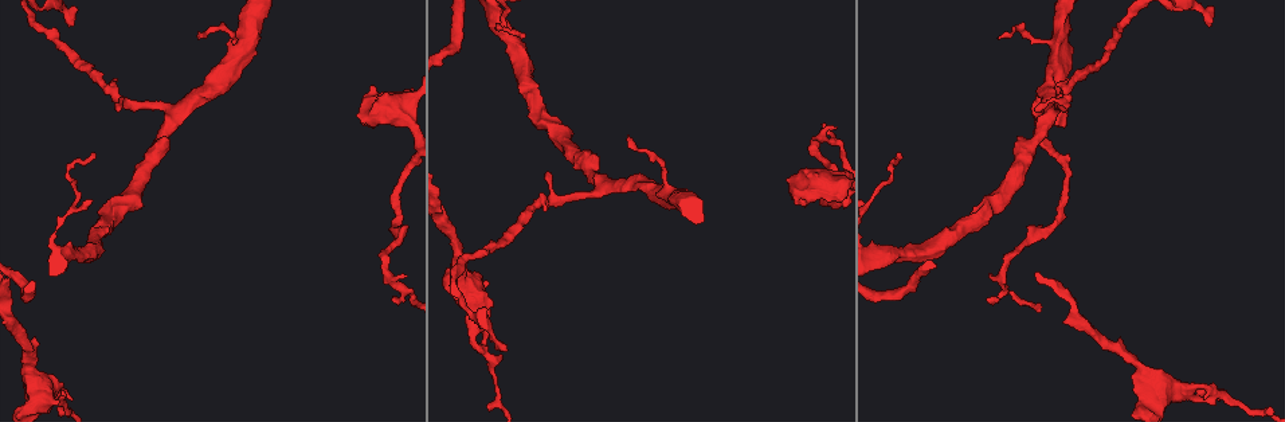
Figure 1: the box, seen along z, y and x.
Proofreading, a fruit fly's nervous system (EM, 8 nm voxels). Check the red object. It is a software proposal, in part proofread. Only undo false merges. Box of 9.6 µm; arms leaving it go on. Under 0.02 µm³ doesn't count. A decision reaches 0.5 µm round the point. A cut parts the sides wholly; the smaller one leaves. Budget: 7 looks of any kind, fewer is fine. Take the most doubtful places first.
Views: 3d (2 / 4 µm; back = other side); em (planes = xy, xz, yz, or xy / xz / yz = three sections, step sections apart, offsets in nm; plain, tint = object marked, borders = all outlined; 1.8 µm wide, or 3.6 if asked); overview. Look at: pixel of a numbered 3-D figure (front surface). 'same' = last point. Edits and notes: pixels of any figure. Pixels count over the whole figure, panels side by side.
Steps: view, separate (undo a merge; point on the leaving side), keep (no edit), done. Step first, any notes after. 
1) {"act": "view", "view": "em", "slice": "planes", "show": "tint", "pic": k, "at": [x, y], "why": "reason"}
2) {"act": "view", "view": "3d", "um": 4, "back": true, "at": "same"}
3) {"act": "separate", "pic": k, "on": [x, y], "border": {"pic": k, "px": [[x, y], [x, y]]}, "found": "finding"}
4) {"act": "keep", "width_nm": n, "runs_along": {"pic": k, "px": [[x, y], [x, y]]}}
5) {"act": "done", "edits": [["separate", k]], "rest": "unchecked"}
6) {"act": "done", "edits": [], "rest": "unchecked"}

{"act": "view", "view": "3d", "um": 2, "pic": 1, "at": [1197, 385], "why": "thick turns thin"}

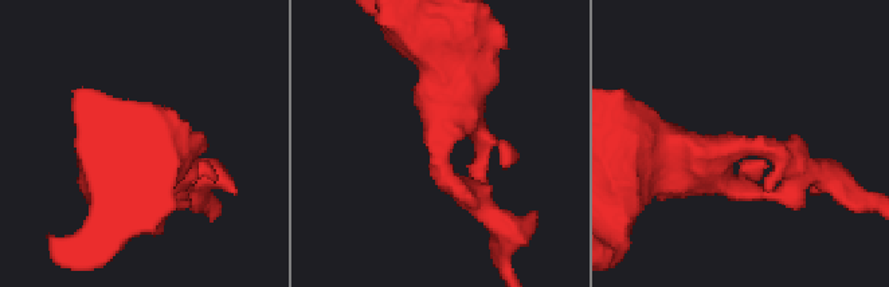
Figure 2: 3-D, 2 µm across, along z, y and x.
{"act": "view", "view": "em", "slice": "yz", "step": 4, "show": "tint", "pic": 2, "at": [438, 147]}

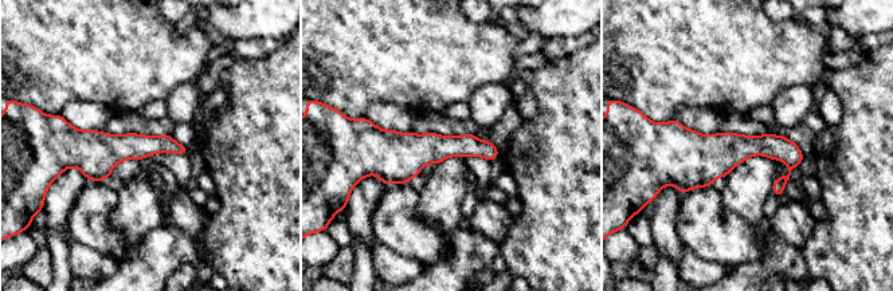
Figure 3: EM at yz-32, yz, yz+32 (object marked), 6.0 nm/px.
{"act": "view", "view": "em", "slice": "planes", "show": "tint", "at": "same"}

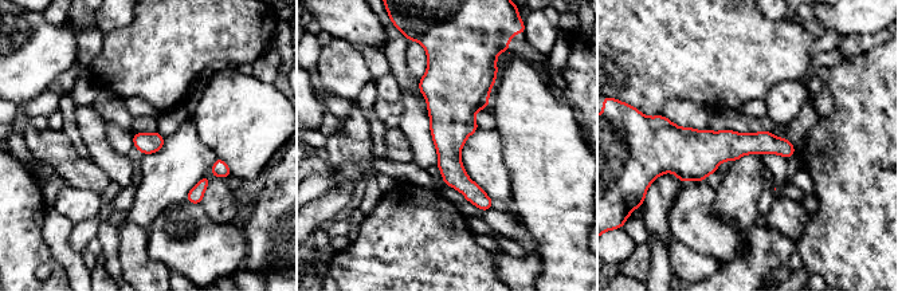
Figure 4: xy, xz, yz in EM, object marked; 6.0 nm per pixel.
{"act": "keep", "found": "continuous, no second neuron"}

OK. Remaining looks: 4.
{"act": "view", "view": "em", "slice": "yz", "step": 16, "show": "tint", "pic": 1, "at": [66, 252], "why": "sudden change in width"}

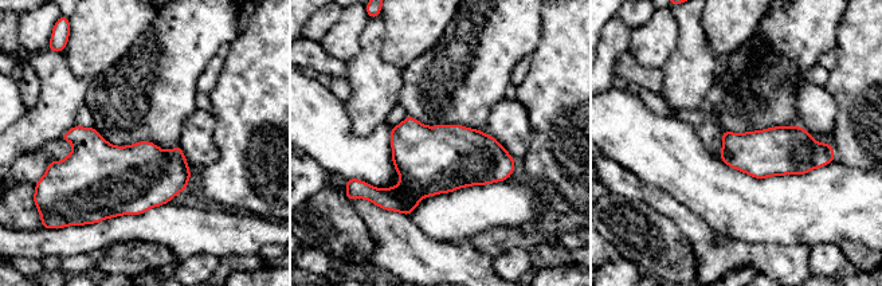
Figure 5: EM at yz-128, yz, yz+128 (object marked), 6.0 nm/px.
{"act": "view", "view": "em", "slice": "xy", "step": 4, "show": "tint", "at": "same", "why": "cut it another way"}

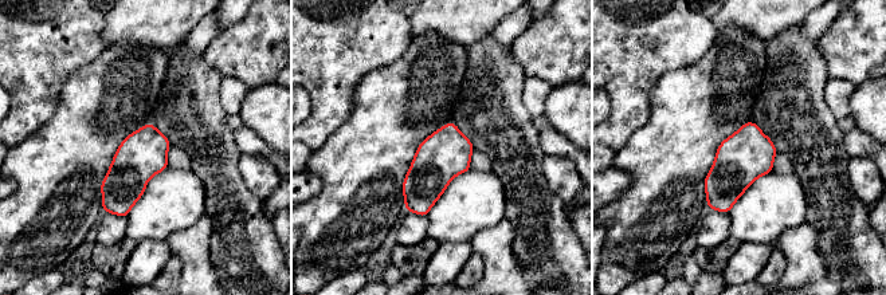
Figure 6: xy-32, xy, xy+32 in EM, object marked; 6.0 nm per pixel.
{"act": "keep", "found": "continuous, no second neuron"}

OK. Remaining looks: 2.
{"act": "done", "edits": [], "rest": "unchecked"}

